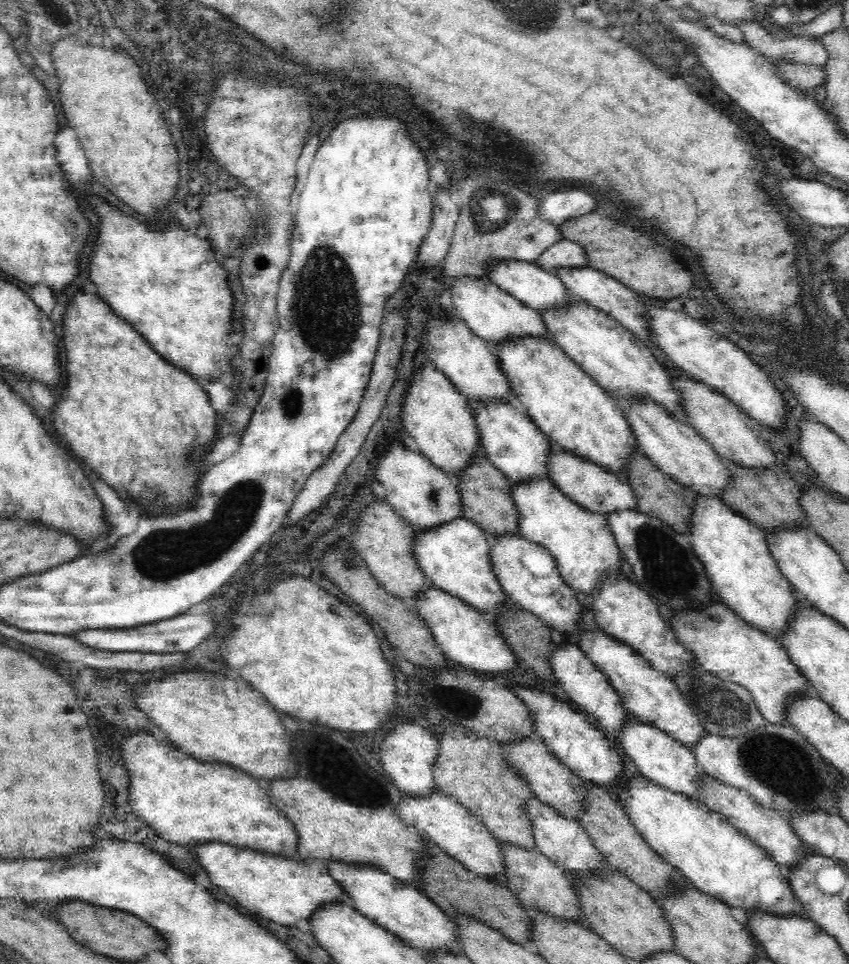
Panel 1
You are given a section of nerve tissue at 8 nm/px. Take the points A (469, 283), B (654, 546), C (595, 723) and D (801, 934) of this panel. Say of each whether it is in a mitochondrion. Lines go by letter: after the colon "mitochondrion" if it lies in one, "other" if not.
A: other
B: mitochondrion
C: other
D: other

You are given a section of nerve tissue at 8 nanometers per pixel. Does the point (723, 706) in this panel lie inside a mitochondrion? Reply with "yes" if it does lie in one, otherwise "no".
yes

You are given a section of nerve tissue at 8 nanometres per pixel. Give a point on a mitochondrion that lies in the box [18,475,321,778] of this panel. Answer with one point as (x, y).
(165, 554)

